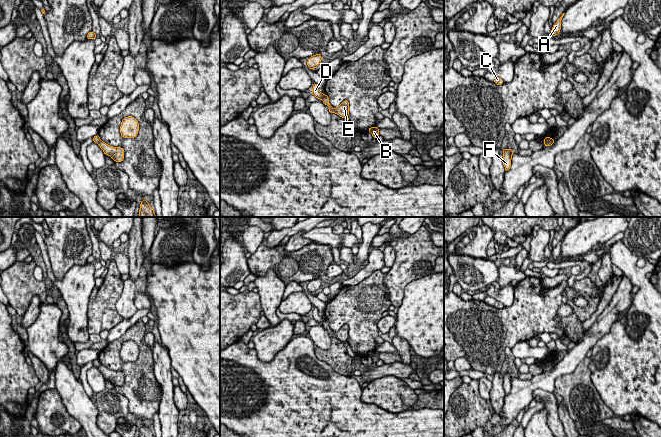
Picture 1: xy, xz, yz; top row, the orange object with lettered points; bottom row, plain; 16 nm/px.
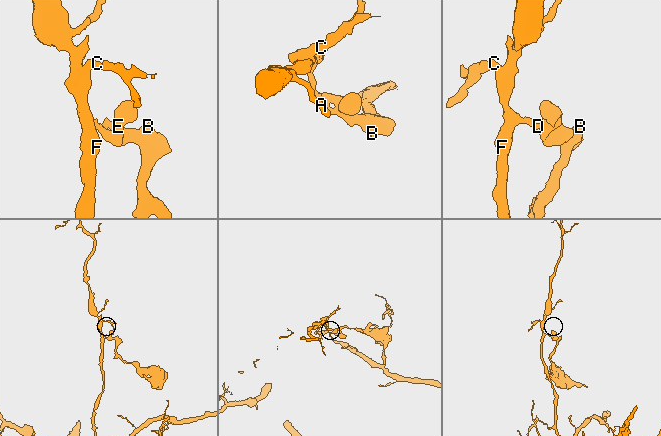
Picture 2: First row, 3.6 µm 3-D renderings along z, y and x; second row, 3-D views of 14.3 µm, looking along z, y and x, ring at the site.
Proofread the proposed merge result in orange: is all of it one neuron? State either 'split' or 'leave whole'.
split

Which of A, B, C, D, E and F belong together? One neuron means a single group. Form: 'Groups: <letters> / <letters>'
Groups: A C D F / B E

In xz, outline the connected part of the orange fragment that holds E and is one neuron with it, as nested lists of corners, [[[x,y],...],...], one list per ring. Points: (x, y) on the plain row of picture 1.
[[[324,319],[323,321],[323,327],[325,329],[328,329],[329,336],[330,337],[336,337],[342,342],[346,342],[349,344],[348,339],[349,339],[349,326],[348,324],[344,324],[337,332],[333,332],[330,327],[329,327],[329,321],[327,319]]]

